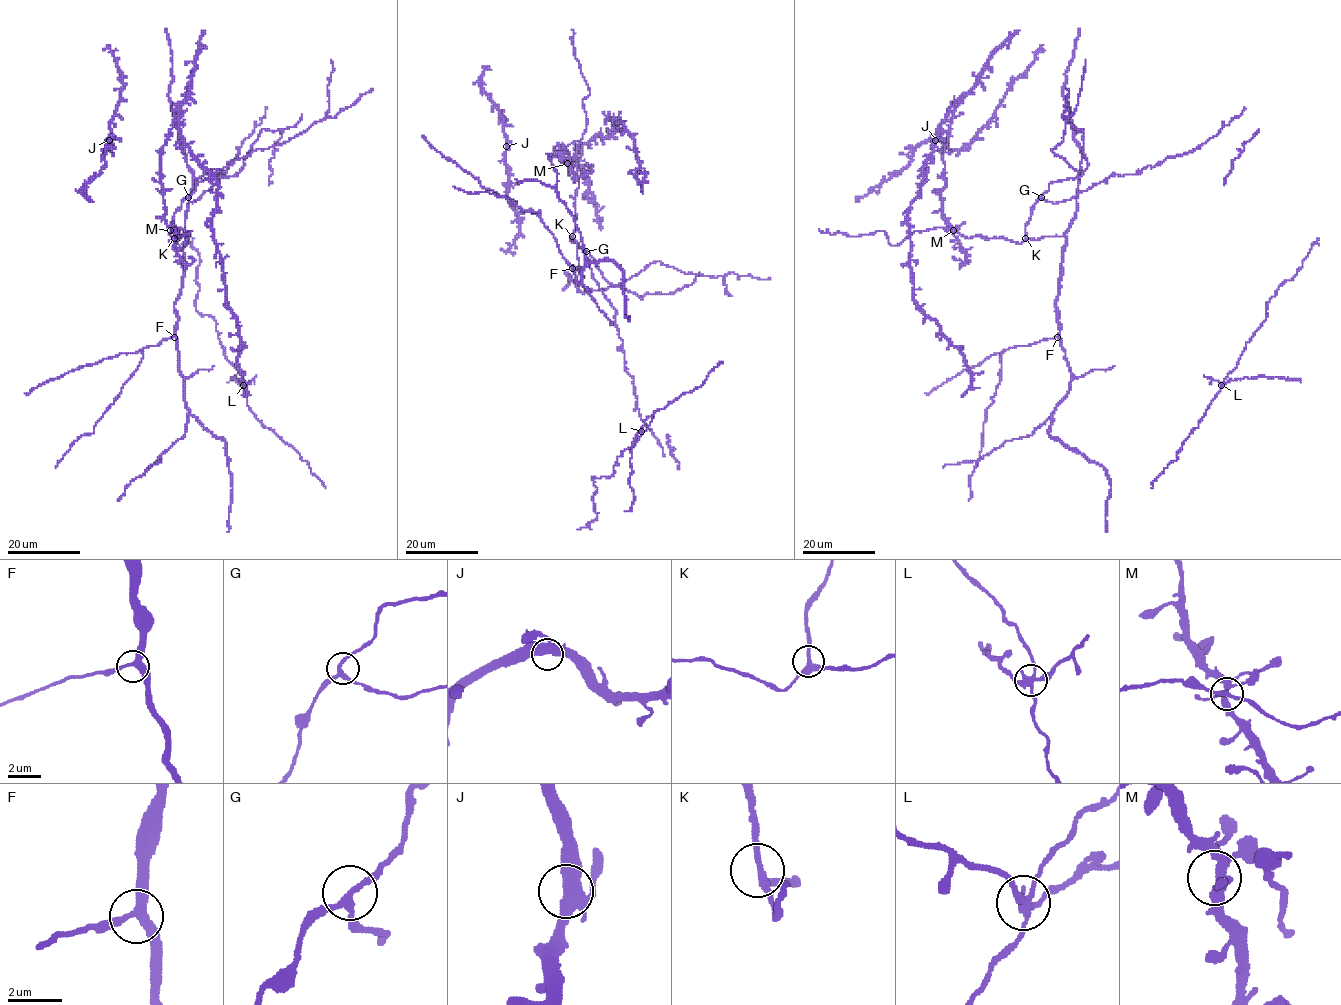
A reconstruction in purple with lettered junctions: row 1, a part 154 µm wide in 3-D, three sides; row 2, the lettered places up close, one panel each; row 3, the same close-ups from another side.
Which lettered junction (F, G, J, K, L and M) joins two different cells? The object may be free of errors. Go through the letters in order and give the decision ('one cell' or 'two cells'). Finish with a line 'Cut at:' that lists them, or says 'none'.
F: one cell
G: one cell
J: one cell
K: one cell
L: two cells
M: one cell
Cut at: L

